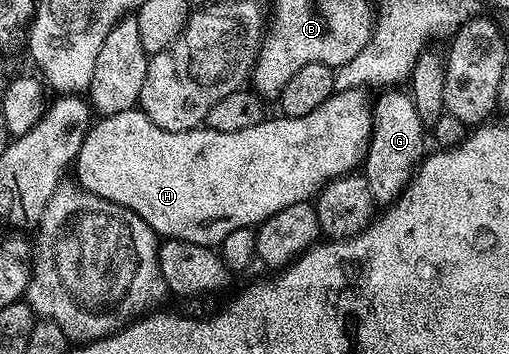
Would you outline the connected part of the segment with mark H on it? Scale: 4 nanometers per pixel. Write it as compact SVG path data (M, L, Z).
M365 87L339 91L327 101L323 101L323 105L319 105L319 109L315 109L312 113L307 113L307 117L291 117L290 119L267 117L262 123L255 125L251 129L239 129L239 133L219 133L208 129L171 133L170 131L159 129L159 125L152 123L140 109L106 115L102 122L105 124L102 125L101 131L94 130L91 135L91 143L94 143L97 148L94 151L89 151L90 149L82 150L76 160L76 182L84 187L85 190L95 193L107 201L118 203L127 209L131 209L139 217L143 217L143 221L147 221L147 225L152 231L157 232L158 236L165 239L182 239L184 243L194 243L200 247L220 245L229 233L244 227L256 228L264 219L270 219L275 213L279 213L279 209L287 209L287 205L310 202L332 179L338 179L341 175L356 172L364 164L365 154L369 148L369 140L373 137L373 107L371 106L371 95L369 99L368 94L370 92Z

